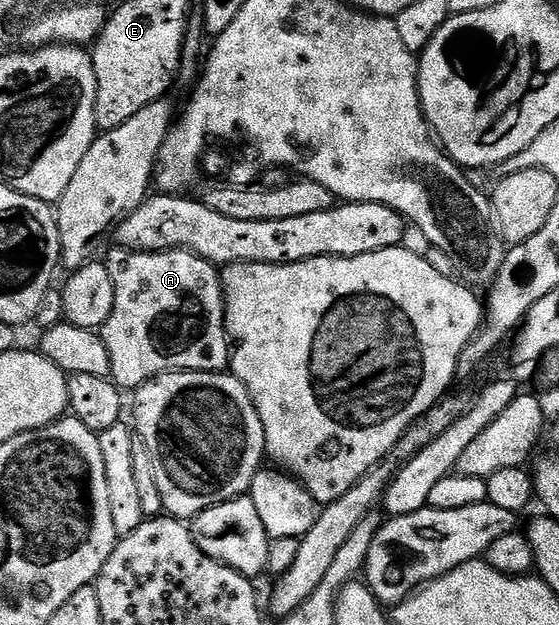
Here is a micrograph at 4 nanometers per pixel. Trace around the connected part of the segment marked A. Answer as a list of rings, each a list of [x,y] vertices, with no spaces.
[[[115,249],[109,263],[114,270],[113,313],[101,328],[105,349],[109,349],[110,380],[131,393],[150,379],[169,371],[228,370],[232,344],[223,316],[223,277],[220,268],[188,251],[129,251]]]

